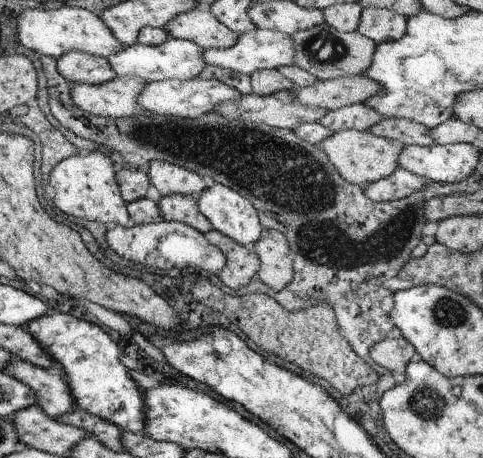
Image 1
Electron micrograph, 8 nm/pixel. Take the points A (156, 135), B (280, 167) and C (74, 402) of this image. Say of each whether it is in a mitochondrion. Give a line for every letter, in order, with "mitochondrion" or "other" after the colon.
A: mitochondrion
B: mitochondrion
C: other

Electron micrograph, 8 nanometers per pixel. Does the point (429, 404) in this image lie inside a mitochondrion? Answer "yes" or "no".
yes

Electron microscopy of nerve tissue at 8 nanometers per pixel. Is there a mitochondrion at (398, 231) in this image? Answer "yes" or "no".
yes

